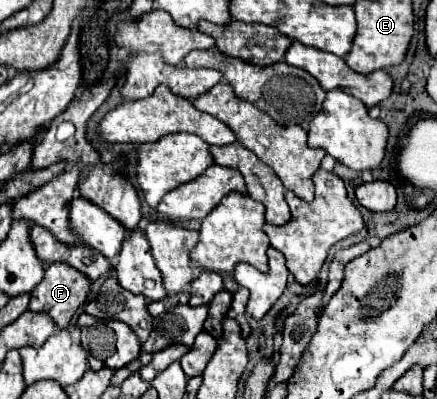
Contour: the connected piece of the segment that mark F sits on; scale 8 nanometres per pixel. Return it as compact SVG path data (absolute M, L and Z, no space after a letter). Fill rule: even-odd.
M65 262L47 266L45 278L33 288L29 310L47 312L57 328L67 328L71 316L85 304L91 280Z

